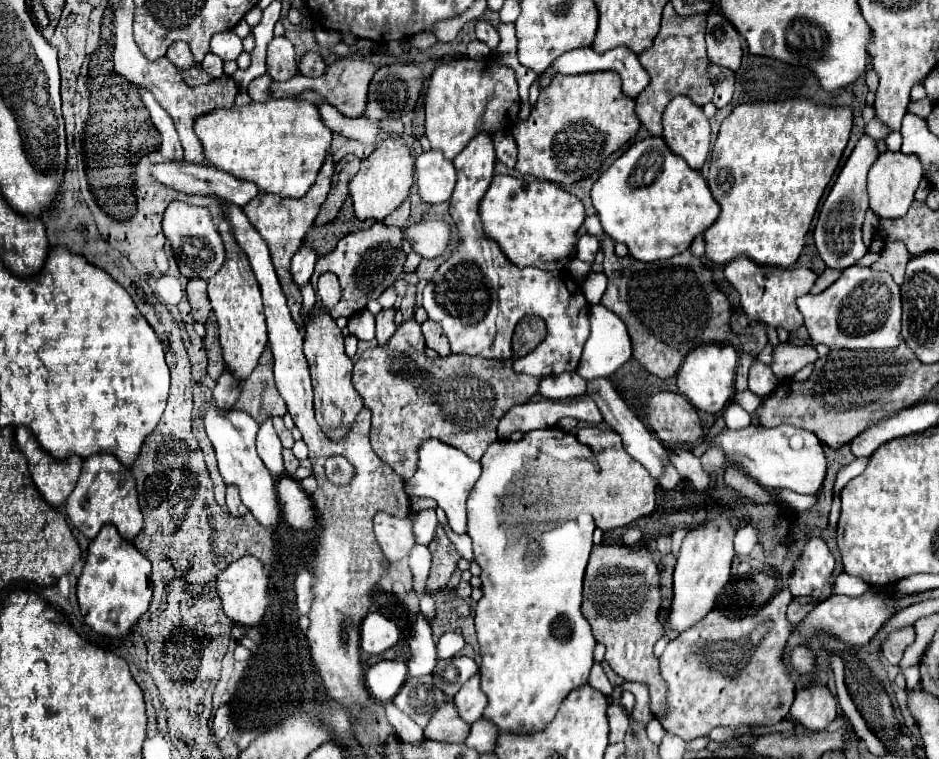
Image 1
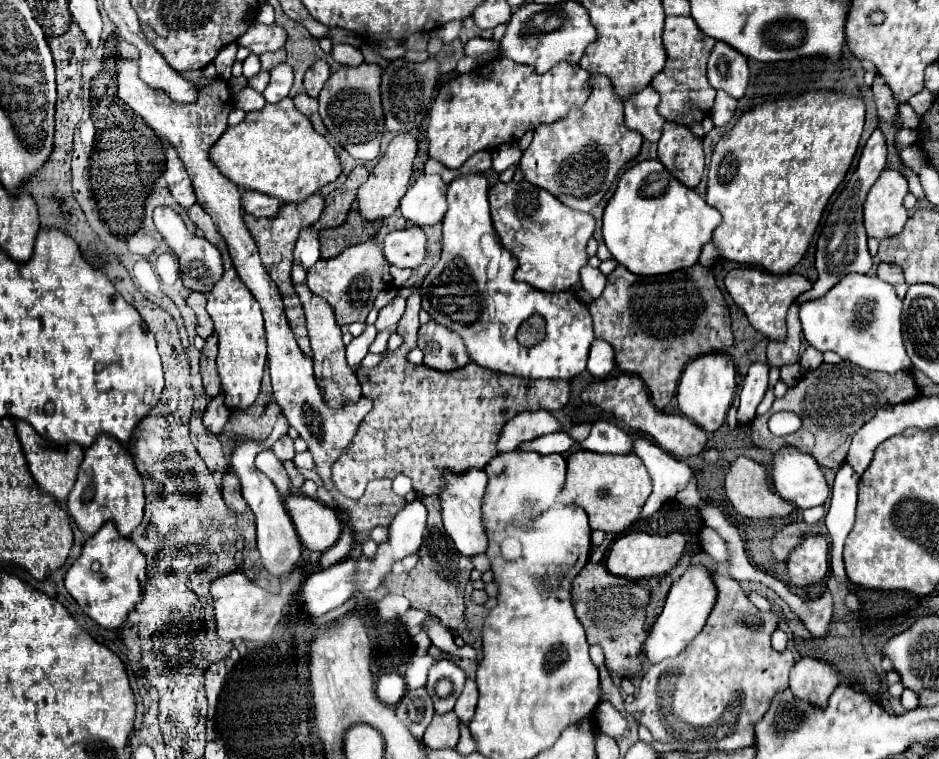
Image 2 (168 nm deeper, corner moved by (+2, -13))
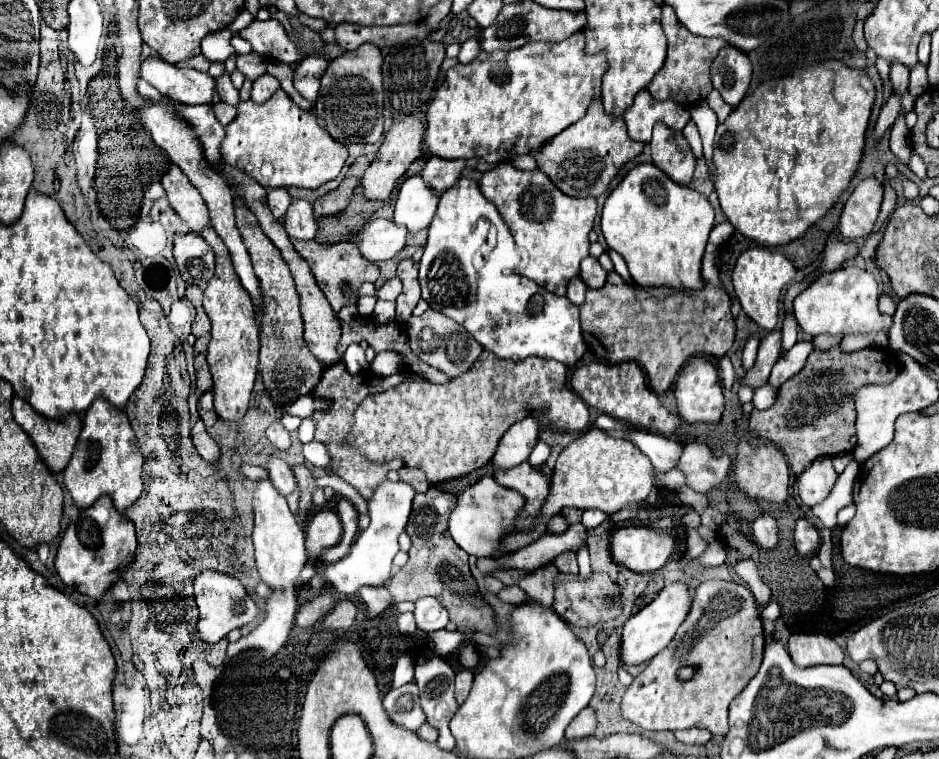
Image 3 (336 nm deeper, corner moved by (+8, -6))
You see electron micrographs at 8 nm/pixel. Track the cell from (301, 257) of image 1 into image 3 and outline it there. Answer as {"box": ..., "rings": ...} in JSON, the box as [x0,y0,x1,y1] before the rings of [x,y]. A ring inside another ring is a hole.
{"box":[284,199,316,241],"rings":[[[304,199],[294,201],[284,217],[284,229],[288,231],[290,239],[312,241],[316,233],[316,217],[312,213],[312,205]]]}

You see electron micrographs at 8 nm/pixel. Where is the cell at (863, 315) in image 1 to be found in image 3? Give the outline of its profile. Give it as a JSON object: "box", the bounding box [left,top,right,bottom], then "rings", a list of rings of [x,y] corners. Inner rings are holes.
{"box":[794,267,892,335],"rings":[[[842,267],[834,273],[818,277],[808,289],[804,289],[794,299],[794,315],[798,325],[808,335],[870,335],[870,333],[890,333],[892,317],[880,313],[878,309],[878,281],[872,273],[858,267]]]}

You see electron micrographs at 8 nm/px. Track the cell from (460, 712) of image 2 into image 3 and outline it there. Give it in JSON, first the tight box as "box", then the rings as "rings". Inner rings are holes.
{"box":[456,669,474,705],"rings":[[[462,669],[456,673],[456,701],[458,701],[458,705],[462,705],[466,701],[470,687],[472,687],[472,677],[474,677],[474,673],[468,669]]]}

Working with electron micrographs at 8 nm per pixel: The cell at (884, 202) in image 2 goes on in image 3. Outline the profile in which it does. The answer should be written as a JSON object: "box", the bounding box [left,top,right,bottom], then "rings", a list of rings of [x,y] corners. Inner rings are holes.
{"box":[840,177,882,239],"rings":[[[868,177],[858,183],[840,215],[840,233],[844,239],[866,237],[874,231],[880,215],[882,193],[882,183],[876,177]]]}

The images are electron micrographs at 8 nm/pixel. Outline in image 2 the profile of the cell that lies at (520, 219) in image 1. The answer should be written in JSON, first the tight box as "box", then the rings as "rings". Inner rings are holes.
{"box":[488,182,596,292],"rings":[[[498,182],[496,186],[490,188],[488,192],[490,198],[490,210],[492,210],[492,222],[494,228],[502,240],[502,246],[510,250],[518,258],[518,270],[516,270],[516,280],[532,284],[534,288],[542,292],[564,292],[570,290],[574,284],[580,282],[580,268],[588,264],[588,254],[586,246],[588,240],[592,238],[592,232],[596,228],[596,220],[592,214],[576,212],[556,200],[550,192],[530,184],[530,182]]]}

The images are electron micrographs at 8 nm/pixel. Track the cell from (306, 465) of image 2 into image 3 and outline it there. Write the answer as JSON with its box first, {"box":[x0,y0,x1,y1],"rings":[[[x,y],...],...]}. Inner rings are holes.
{"box":[302,441,330,469],"rings":[[[310,441],[310,443],[302,445],[302,455],[304,455],[304,459],[310,461],[312,465],[316,465],[316,467],[326,467],[326,469],[328,469],[330,457],[328,457],[326,445],[322,445],[322,443],[318,443],[318,441]]]}

